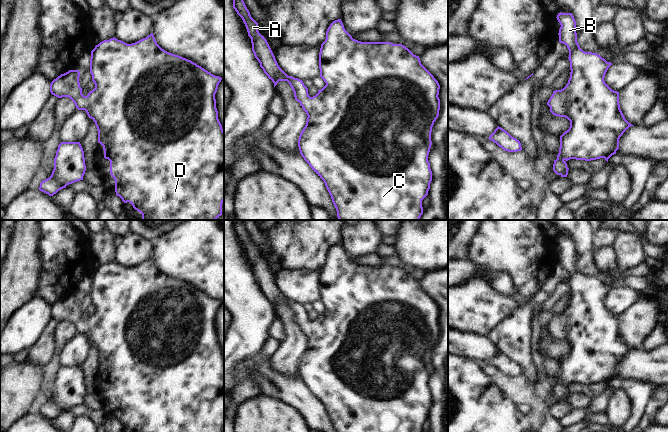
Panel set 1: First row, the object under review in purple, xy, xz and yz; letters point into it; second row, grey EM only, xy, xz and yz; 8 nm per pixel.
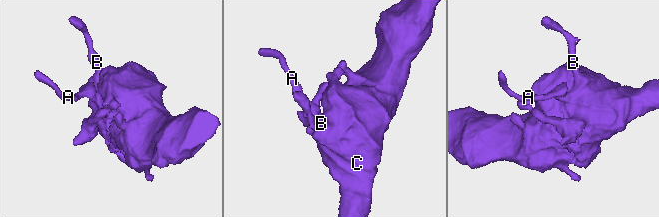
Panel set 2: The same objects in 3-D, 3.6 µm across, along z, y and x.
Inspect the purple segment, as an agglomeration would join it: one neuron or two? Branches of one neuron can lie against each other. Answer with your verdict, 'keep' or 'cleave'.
keep

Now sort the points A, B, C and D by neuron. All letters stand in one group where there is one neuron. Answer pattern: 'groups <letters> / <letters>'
groups A B C D

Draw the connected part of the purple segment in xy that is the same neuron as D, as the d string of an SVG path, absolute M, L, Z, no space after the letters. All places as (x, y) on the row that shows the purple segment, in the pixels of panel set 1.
M153 33L135 43L127 44L116 38L100 42L91 51L90 73L95 88L87 96L82 94L79 70L69 70L54 79L50 84L52 95L69 97L78 110L85 110L98 130L98 143L103 146L104 158L110 161L110 174L115 180L115 192L124 203L131 203L133 208L142 214L142 220L216 220L222 215L224 202L224 130L218 119L215 94L222 78L215 76L181 56L169 53L156 42Z

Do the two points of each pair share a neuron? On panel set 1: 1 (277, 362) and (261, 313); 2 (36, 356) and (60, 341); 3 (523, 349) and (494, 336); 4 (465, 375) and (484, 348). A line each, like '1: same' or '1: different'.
1: different
2: different
3: same
4: different

